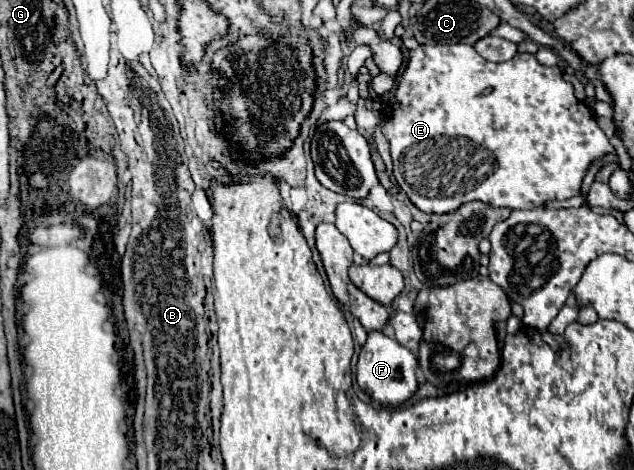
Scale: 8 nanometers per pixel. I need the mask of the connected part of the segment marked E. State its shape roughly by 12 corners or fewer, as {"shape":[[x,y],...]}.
{"shape":[[412,50],[382,132],[426,214],[536,208],[614,154],[558,66]]}

